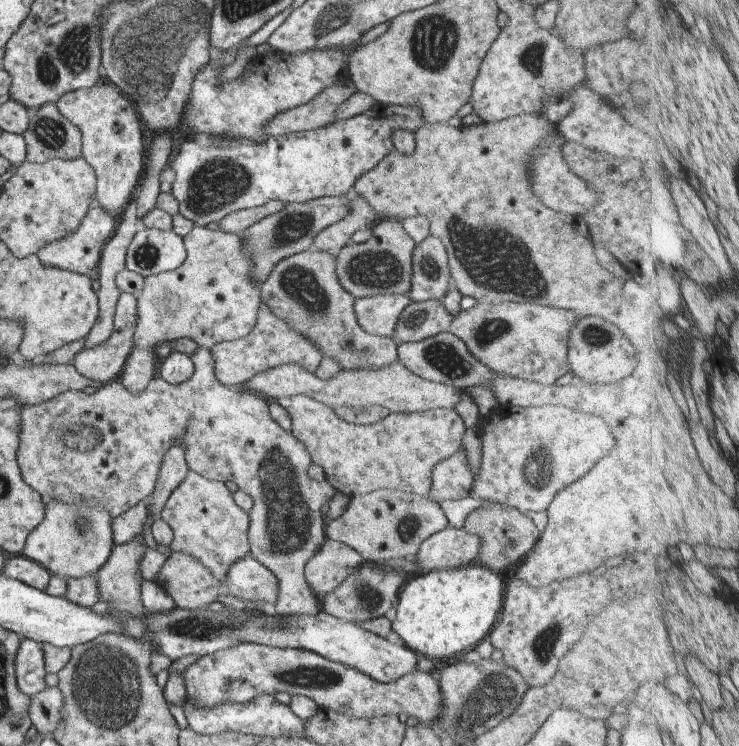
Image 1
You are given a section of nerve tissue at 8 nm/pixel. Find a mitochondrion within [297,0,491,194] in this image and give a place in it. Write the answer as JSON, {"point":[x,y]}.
{"point":[434,38]}

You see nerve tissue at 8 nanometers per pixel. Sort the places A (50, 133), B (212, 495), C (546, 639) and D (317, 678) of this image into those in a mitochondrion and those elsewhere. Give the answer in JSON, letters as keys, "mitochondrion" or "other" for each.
{"A":"mitochondrion","B":"other","C":"mitochondrion","D":"mitochondrion"}

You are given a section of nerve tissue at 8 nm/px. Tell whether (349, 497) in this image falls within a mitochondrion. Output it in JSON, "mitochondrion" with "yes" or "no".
{"mitochondrion":"no"}

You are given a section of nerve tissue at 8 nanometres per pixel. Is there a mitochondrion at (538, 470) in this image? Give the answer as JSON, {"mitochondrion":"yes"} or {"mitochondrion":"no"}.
{"mitochondrion":"yes"}

